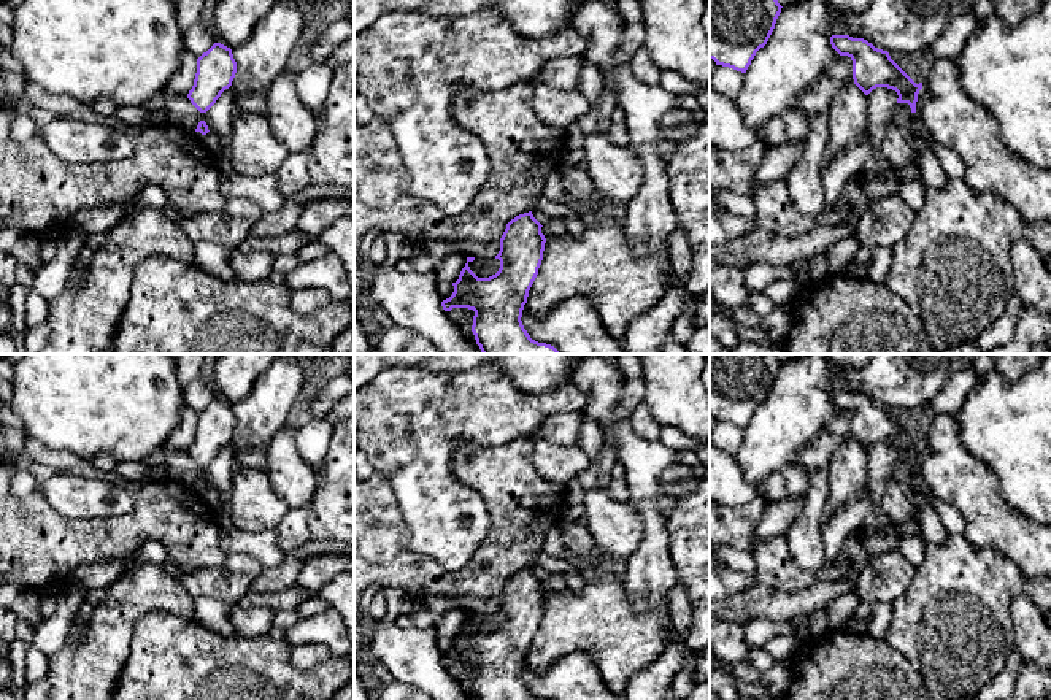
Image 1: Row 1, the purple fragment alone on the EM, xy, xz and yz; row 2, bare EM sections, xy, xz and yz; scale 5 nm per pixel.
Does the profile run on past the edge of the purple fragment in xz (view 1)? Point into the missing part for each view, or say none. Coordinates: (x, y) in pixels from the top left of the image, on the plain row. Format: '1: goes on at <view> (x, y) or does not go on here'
1: does not go on here

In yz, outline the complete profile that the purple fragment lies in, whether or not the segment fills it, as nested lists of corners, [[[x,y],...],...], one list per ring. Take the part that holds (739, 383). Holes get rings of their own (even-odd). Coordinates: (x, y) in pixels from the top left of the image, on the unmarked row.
[[[710,354],[710,414],[746,429],[781,363],[776,354]]]

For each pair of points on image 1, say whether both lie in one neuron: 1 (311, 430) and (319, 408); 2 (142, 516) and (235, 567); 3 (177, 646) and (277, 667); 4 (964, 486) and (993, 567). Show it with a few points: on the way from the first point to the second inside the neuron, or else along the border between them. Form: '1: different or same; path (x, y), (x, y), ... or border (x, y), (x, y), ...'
1: different; border (326, 416), (311, 419)
2: different; border (227, 554), (221, 562), (196, 569), (189, 573)
3: same; path (202, 662), (232, 662), (251, 667)
4: different; border (962, 534), (974, 546), (993, 548), (1018, 569)

